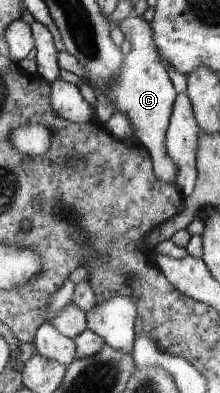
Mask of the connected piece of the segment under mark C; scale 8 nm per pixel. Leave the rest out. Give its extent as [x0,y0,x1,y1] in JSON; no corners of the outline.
[108,16,178,187]

